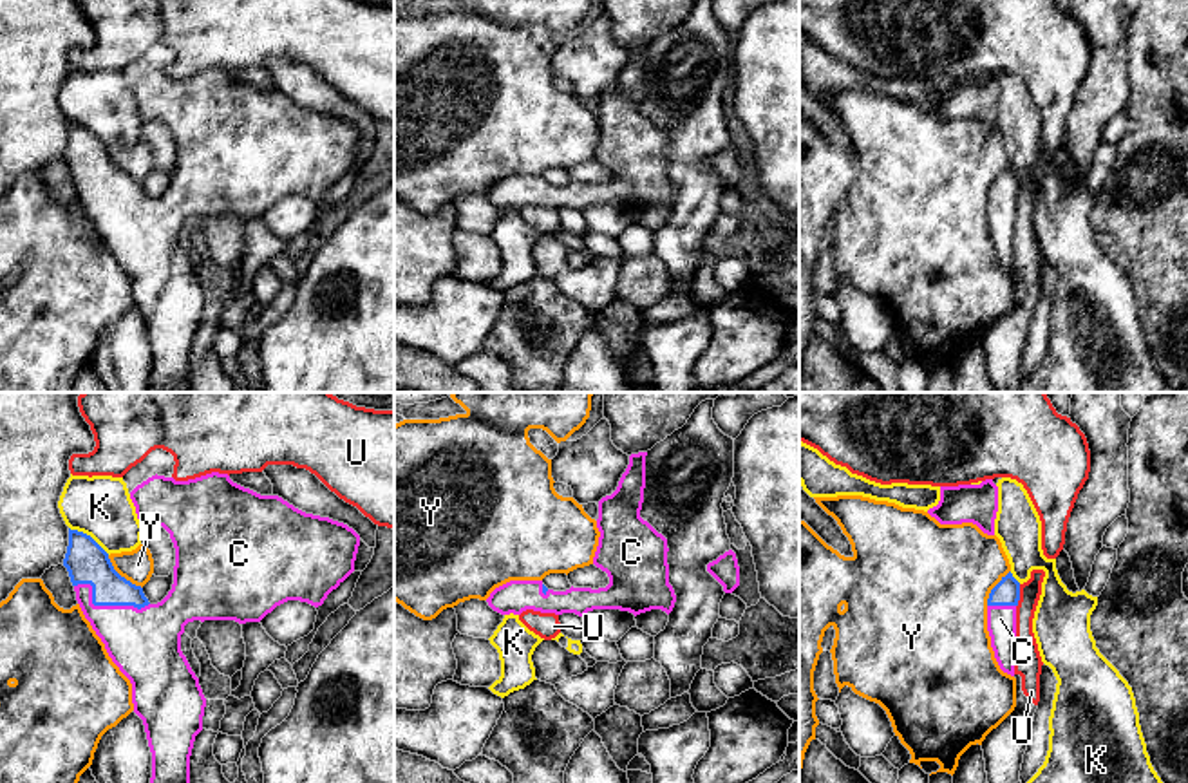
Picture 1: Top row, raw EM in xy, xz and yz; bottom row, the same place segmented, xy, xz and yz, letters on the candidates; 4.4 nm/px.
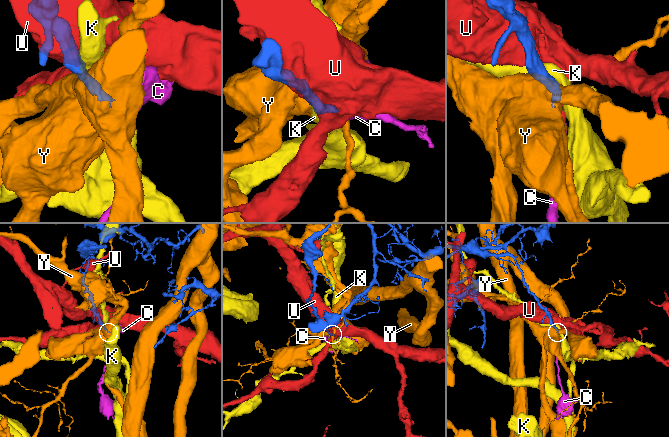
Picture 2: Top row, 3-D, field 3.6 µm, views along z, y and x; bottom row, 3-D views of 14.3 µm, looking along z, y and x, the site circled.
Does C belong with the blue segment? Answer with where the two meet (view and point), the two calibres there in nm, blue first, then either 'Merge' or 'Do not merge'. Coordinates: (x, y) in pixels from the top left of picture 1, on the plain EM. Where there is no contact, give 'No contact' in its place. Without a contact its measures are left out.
Touches blue at xy (105, 199). Thickness 190 nm (blue) against 320 nm. Merge

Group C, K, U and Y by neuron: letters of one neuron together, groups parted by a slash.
C / K / U / Y

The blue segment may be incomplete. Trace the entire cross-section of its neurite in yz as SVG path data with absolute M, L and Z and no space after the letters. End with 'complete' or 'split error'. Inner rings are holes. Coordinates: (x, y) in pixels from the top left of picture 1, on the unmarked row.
M1009 166L987 193L987 226L1000 264L1014 271L1016 201L1020 177Z | split error

